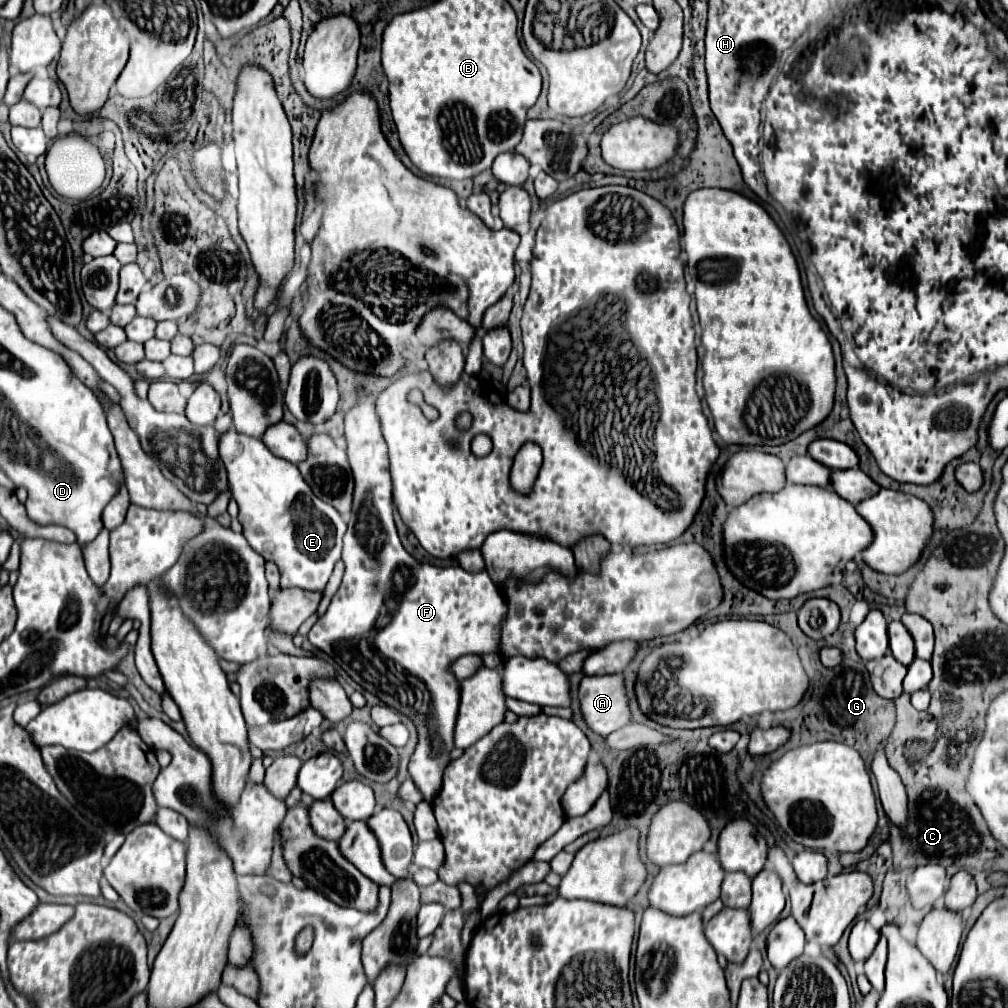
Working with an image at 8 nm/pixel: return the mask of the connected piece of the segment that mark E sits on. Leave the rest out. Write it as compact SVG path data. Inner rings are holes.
M229 429L219 437L221 459L225 461L231 495L239 505L239 523L249 545L277 563L281 571L281 589L299 587L317 591L317 585L327 585L335 563L341 559L343 535L347 523L337 509L315 497L297 465L275 457L263 441L245 437Z

